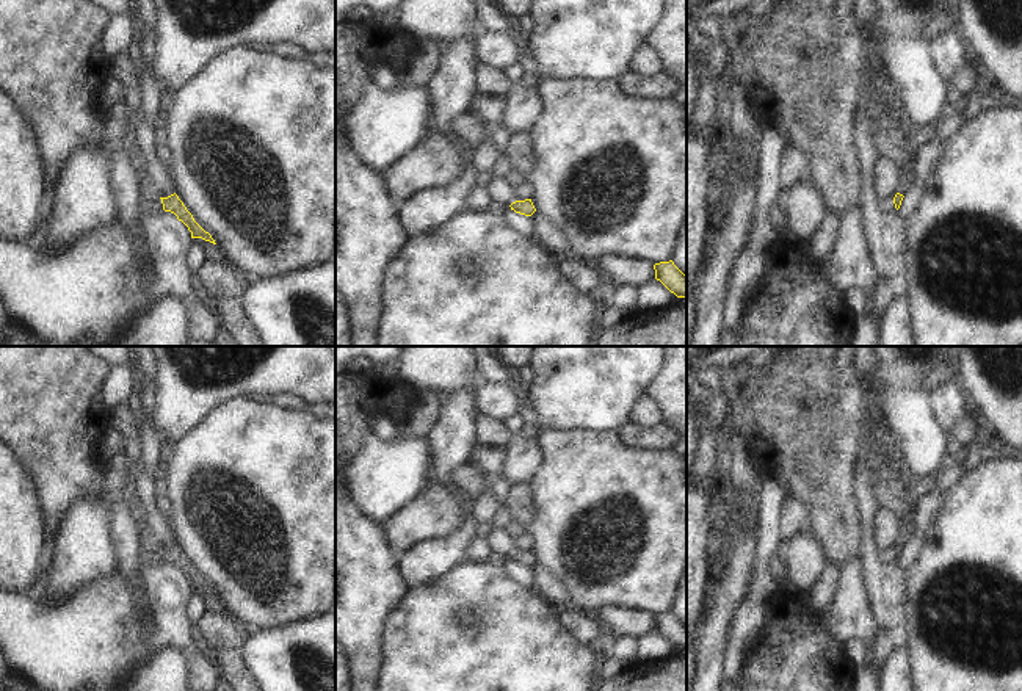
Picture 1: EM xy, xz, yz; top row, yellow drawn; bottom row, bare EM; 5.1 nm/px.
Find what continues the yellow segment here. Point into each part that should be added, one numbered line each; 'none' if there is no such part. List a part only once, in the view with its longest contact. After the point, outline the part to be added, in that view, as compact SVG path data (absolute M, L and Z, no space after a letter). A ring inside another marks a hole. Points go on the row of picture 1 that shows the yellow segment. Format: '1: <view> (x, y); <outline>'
1: xy (154, 206); M157 197L146 204L146 210L143 215L154 215L154 213L160 213L160 212L163 212L163 204L161 204L161 199Z

